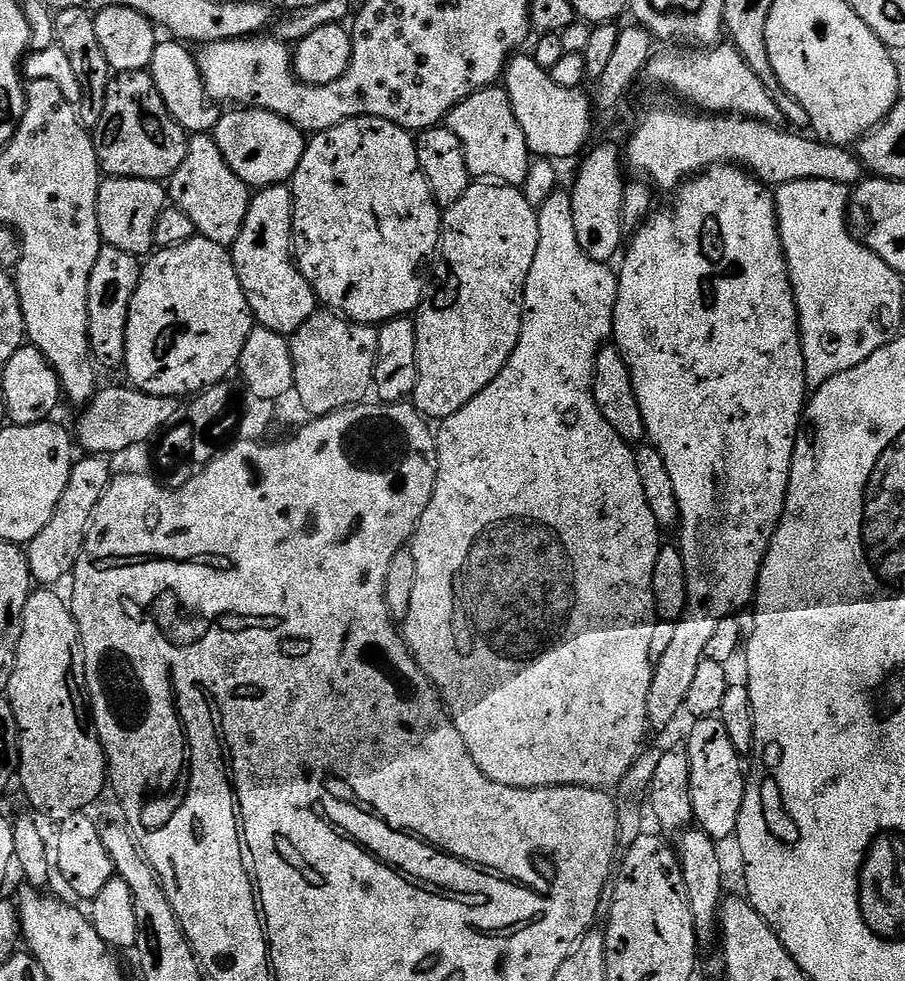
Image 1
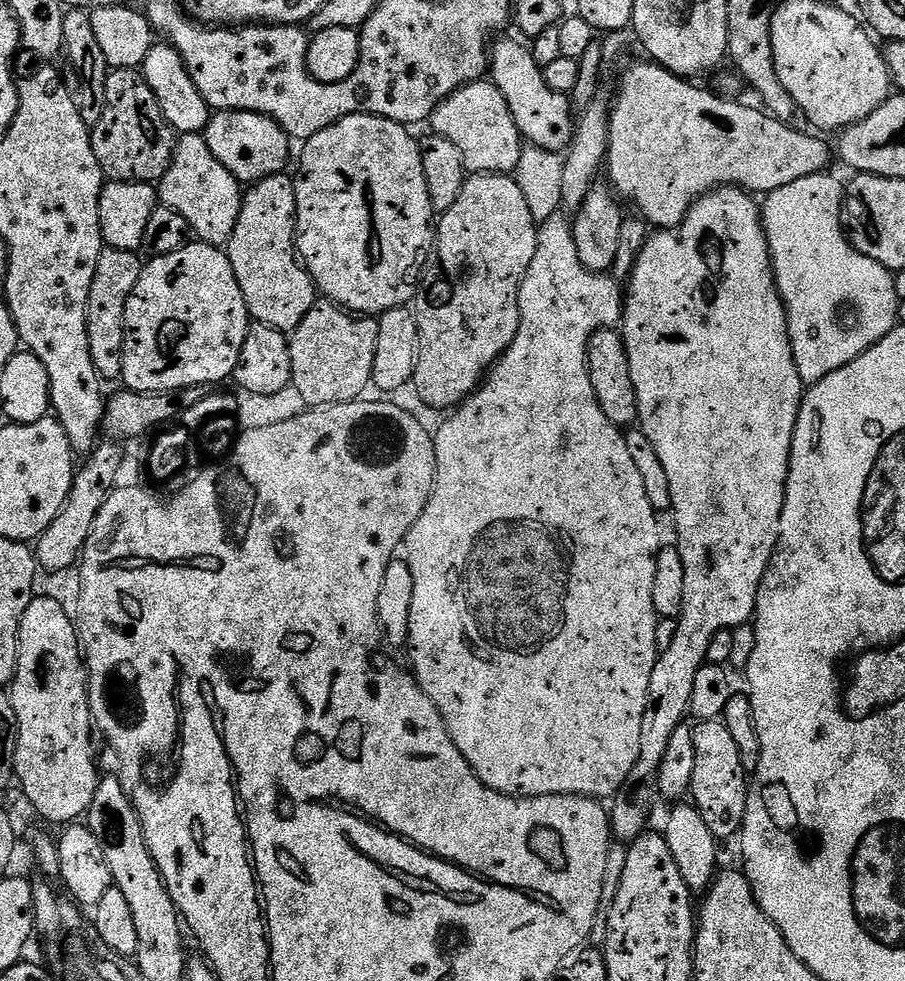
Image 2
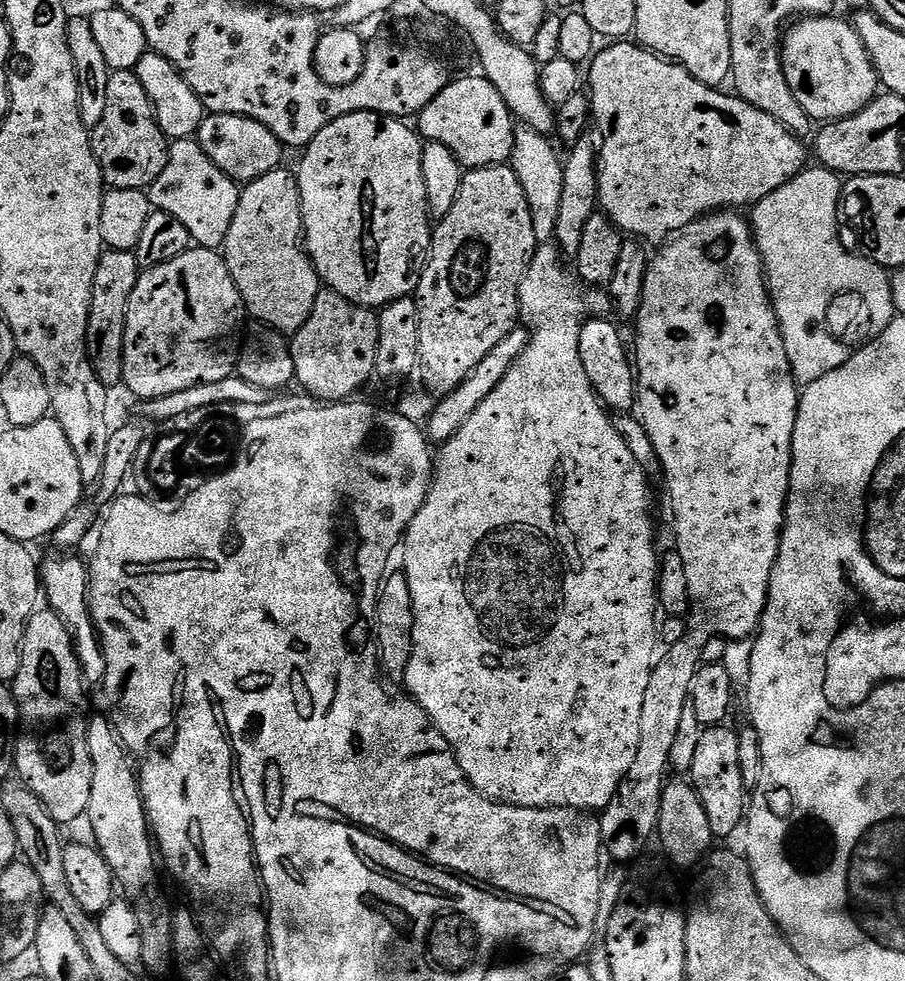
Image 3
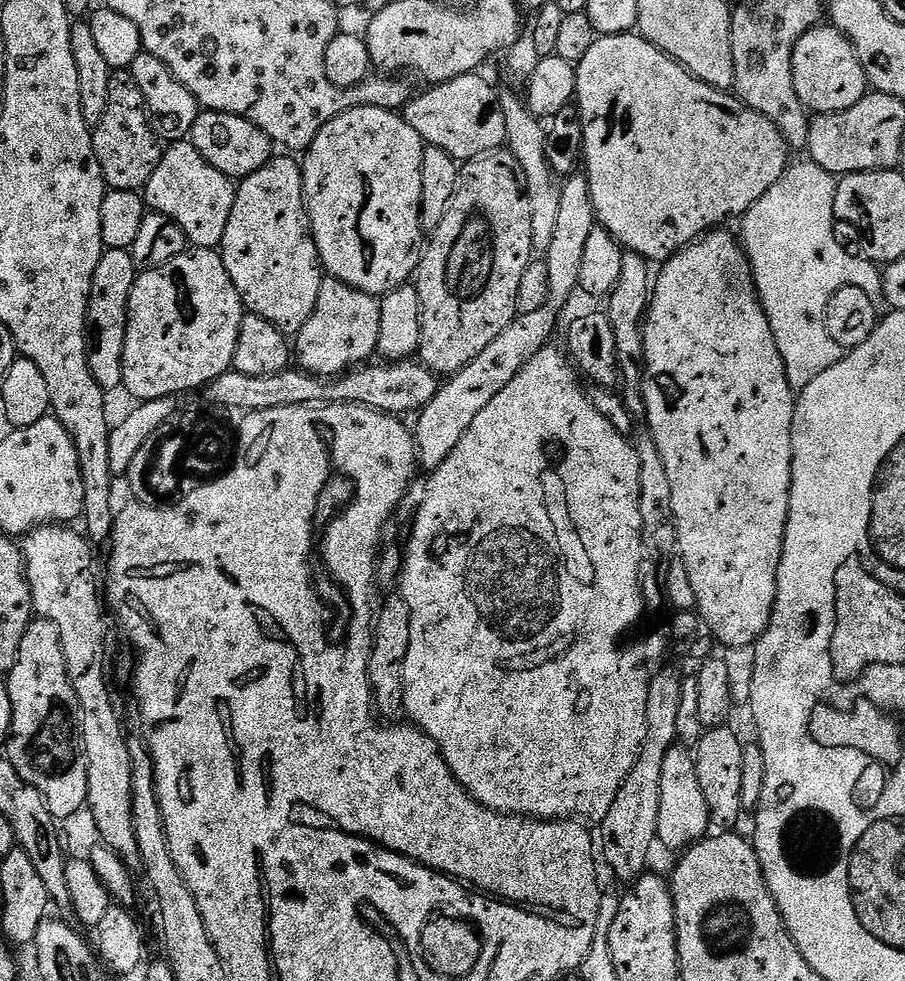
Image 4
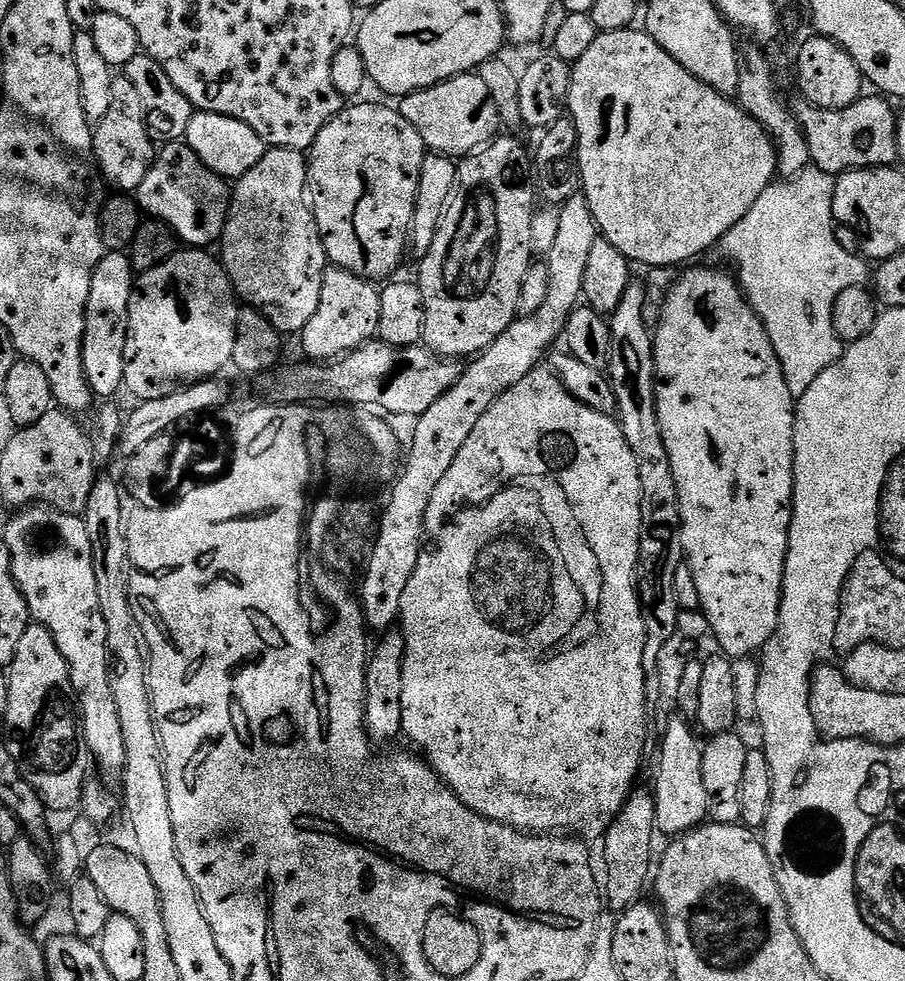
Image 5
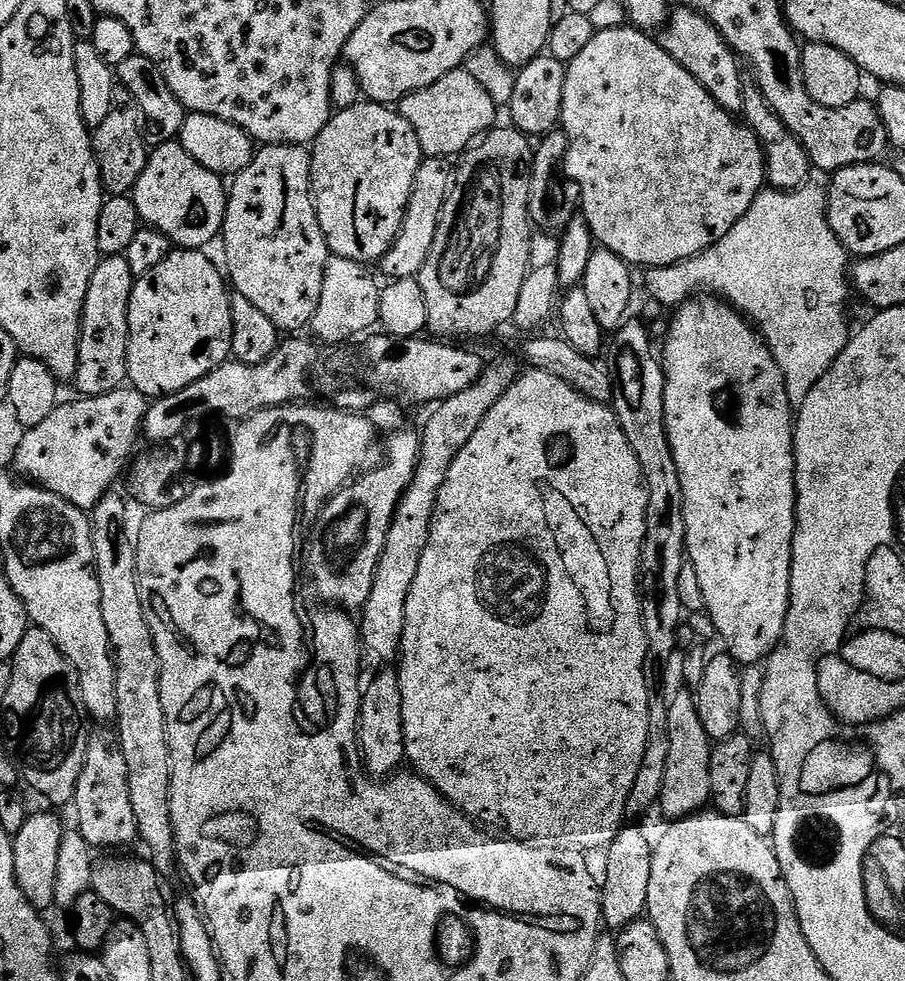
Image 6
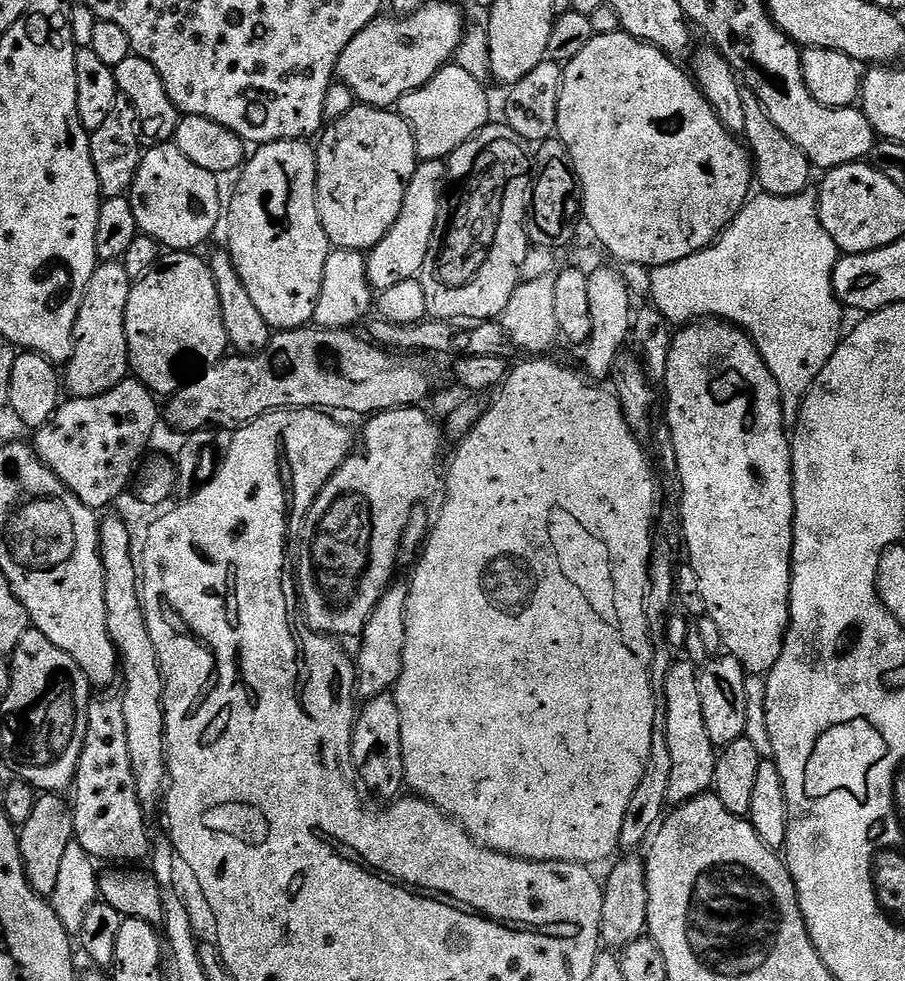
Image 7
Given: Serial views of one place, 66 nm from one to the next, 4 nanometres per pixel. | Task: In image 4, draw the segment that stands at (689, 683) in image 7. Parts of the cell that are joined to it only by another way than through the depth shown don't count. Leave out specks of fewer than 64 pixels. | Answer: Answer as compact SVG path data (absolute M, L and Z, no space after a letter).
M684 746L670 749L666 762L662 762L662 803L658 805L657 841L668 848L687 850L709 835L711 824L706 794L702 794L702 785L698 783L695 755Z

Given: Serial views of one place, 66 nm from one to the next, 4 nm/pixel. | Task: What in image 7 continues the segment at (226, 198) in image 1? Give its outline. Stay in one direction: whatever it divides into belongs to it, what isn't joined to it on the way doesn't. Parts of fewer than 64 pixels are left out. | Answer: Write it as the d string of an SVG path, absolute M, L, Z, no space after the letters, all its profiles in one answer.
M174 142L167 144L160 144L157 148L149 148L141 155L140 165L138 166L138 174L134 178L130 189L130 199L132 202L132 209L134 210L134 218L136 219L137 229L143 235L149 236L151 240L155 240L157 244L163 246L165 249L174 252L190 252L199 249L199 244L204 244L212 236L212 231L216 228L216 223L221 223L222 220L222 200L220 204L220 184L217 173L210 170L202 170L202 166L194 166L194 162L190 162L190 158L186 158L186 154L182 154L182 150L178 150L178 146Z

